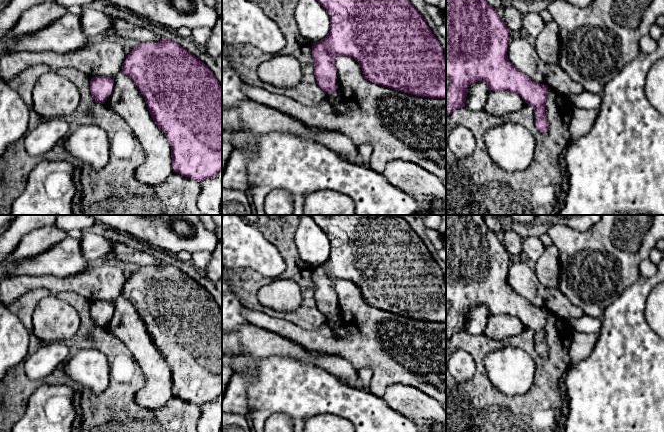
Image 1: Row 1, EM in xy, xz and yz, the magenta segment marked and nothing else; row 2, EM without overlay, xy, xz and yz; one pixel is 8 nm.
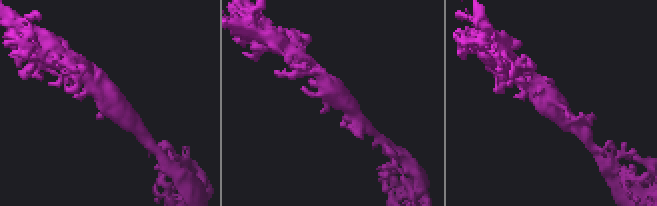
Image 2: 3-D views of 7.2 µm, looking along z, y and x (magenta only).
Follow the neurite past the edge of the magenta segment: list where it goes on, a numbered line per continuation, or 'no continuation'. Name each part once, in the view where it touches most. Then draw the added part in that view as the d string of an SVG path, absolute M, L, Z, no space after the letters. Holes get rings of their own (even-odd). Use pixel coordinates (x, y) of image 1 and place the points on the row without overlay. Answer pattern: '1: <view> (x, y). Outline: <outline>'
1: xz (335, 322). Outline: M337 293L335 297L335 314L332 317L325 317L327 319L328 325L335 334L337 334L340 337L344 337L347 334L347 330L344 327L341 319Z

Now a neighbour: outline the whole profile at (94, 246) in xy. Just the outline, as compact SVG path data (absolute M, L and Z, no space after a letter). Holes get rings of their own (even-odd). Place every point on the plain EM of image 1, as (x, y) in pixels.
M89 229L82 230L79 240L85 258L91 262L99 262L103 257L113 252L113 246L110 240Z

